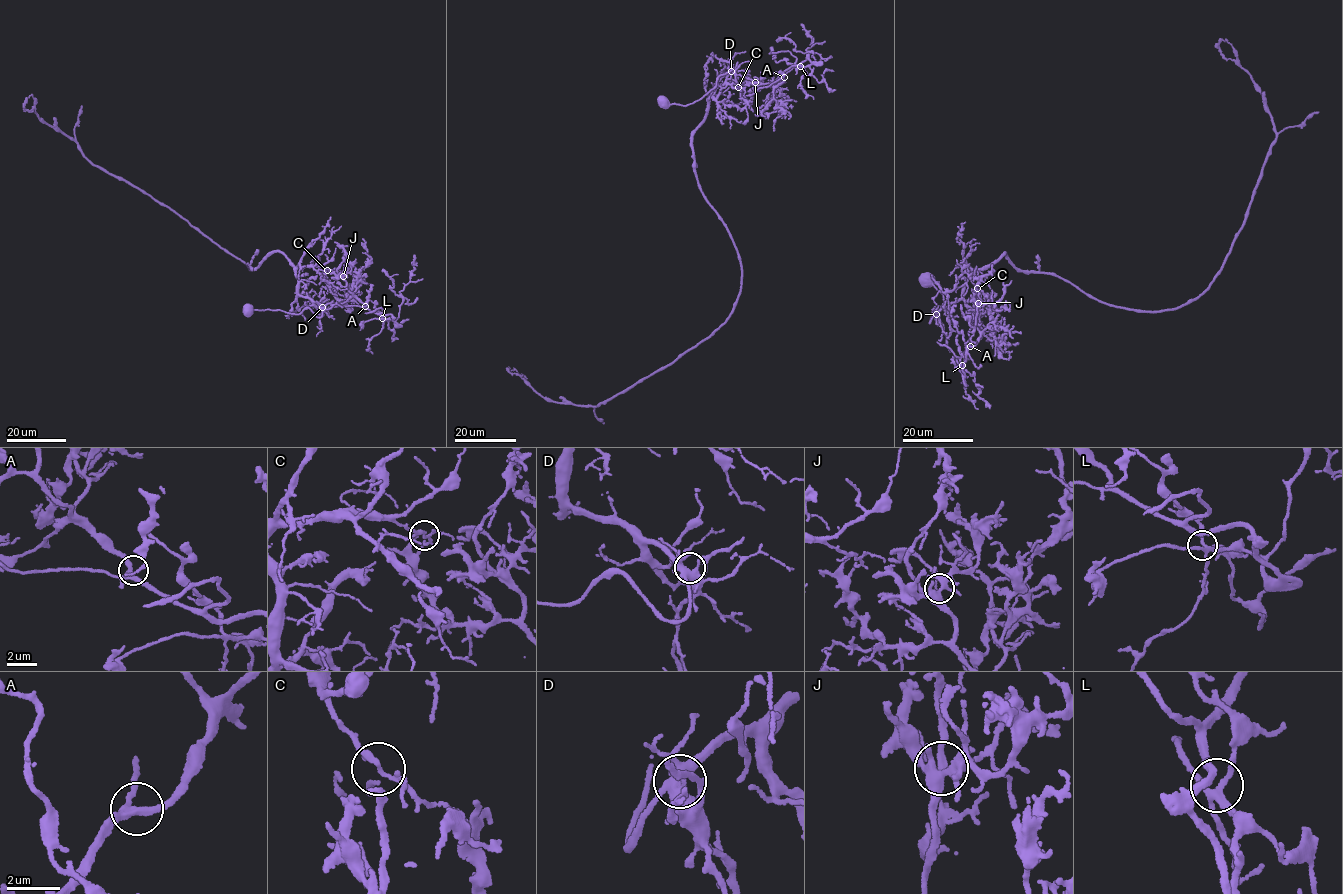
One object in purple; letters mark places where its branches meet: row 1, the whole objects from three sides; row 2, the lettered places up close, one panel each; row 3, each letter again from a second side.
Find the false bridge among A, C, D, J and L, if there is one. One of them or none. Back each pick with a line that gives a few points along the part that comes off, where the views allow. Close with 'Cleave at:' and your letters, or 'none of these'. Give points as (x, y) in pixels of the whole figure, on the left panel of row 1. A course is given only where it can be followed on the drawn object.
C: course (326, 270), (332, 287), (344, 287), (366, 308), (395, 321), (414, 255)
Cleave at: C

